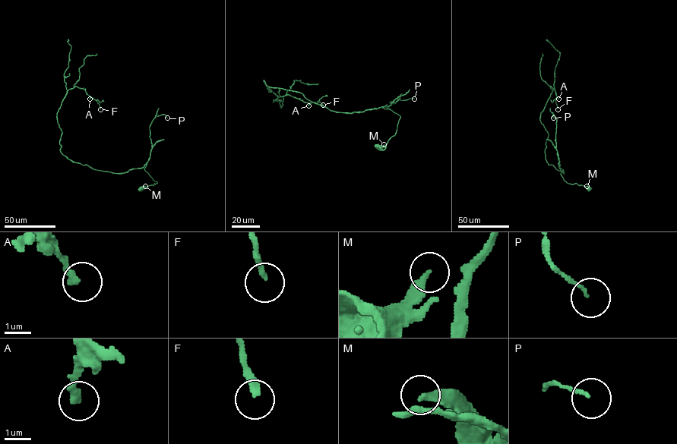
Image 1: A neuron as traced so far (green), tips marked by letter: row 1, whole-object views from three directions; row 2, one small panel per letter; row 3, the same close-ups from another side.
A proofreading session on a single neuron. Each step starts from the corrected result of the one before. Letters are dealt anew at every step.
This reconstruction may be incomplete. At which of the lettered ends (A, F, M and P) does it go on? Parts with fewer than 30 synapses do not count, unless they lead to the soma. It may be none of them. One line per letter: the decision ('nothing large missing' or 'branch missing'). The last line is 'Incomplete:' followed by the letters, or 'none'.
A: nothing large missing
F: nothing large missing
M: nothing large missing
P: nothing large missing
Incomplete: none

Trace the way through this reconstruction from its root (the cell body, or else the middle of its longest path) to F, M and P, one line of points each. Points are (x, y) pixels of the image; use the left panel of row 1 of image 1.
F: (73, 162), (60, 150), (61, 131), (57, 112), (63, 99), (69, 89), (77, 86), (96, 100), (100, 109)
M: (73, 162), (115, 173), (141, 168), (147, 163), (144, 169), (157, 183), (143, 188), (145, 186)
P: (73, 162), (115, 173), (143, 168), (148, 161), (152, 148), (150, 126), (156, 116), (165, 114), (167, 118)

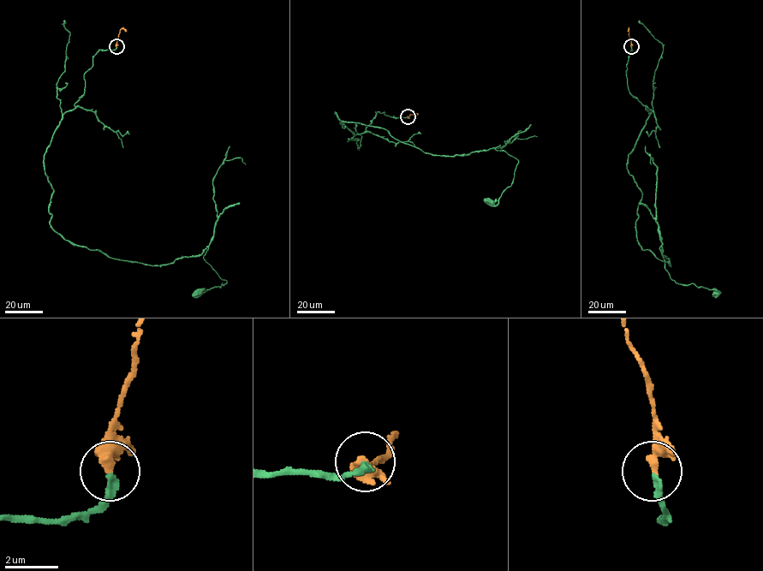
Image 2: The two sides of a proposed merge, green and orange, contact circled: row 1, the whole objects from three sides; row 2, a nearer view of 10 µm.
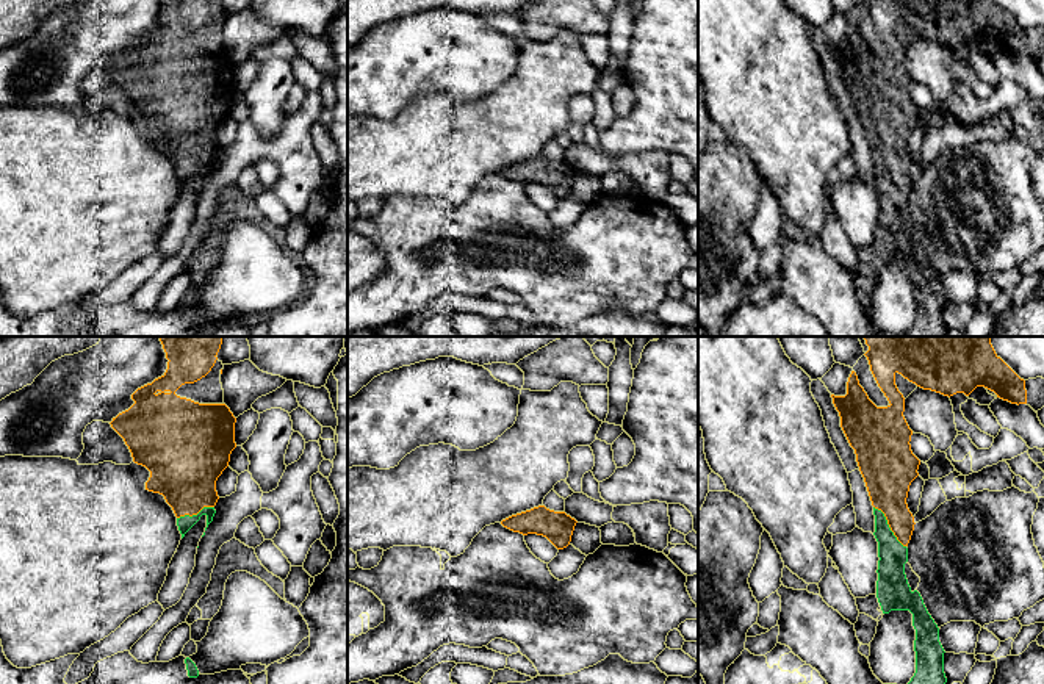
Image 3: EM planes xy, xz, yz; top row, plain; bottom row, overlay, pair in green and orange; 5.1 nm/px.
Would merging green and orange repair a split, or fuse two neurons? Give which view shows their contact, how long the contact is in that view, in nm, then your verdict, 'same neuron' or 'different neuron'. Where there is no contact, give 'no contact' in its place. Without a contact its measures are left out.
meets green in yz; contact 280 nm long; same neuron

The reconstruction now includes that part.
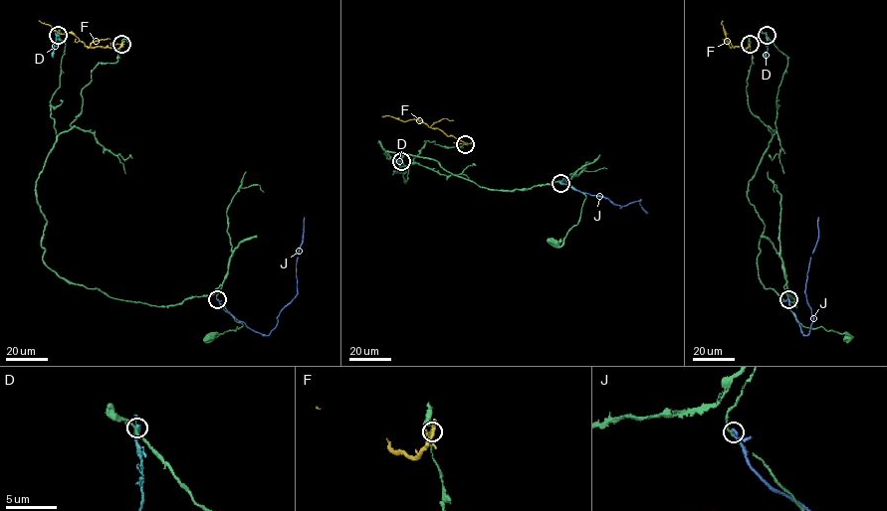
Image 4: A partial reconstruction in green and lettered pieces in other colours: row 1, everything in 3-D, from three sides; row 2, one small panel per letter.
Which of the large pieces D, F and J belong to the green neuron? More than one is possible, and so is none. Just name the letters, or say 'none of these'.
none of these

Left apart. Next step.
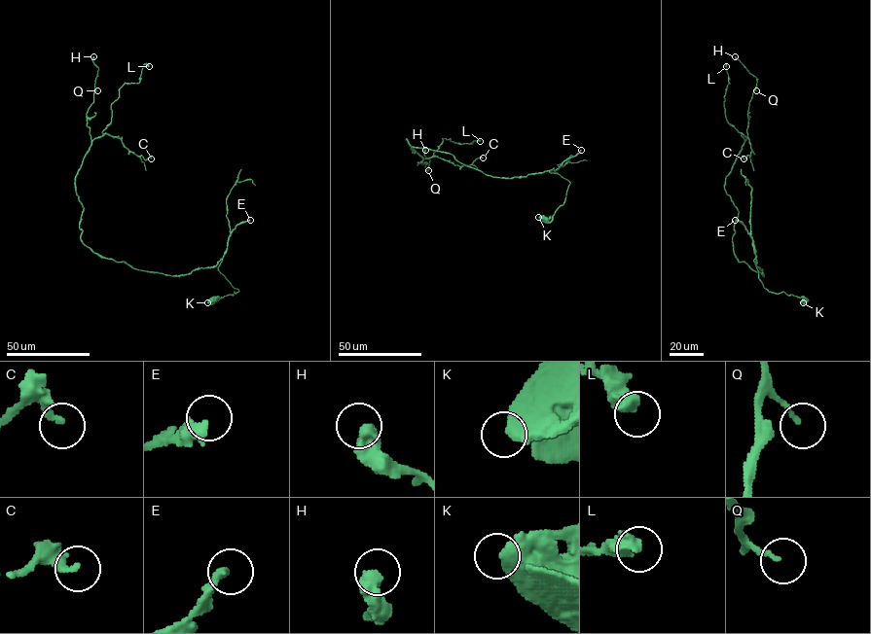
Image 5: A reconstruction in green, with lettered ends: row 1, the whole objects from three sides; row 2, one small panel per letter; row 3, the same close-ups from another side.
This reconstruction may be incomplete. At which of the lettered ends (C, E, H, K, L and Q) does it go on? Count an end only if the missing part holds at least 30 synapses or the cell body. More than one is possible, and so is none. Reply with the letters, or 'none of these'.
E

